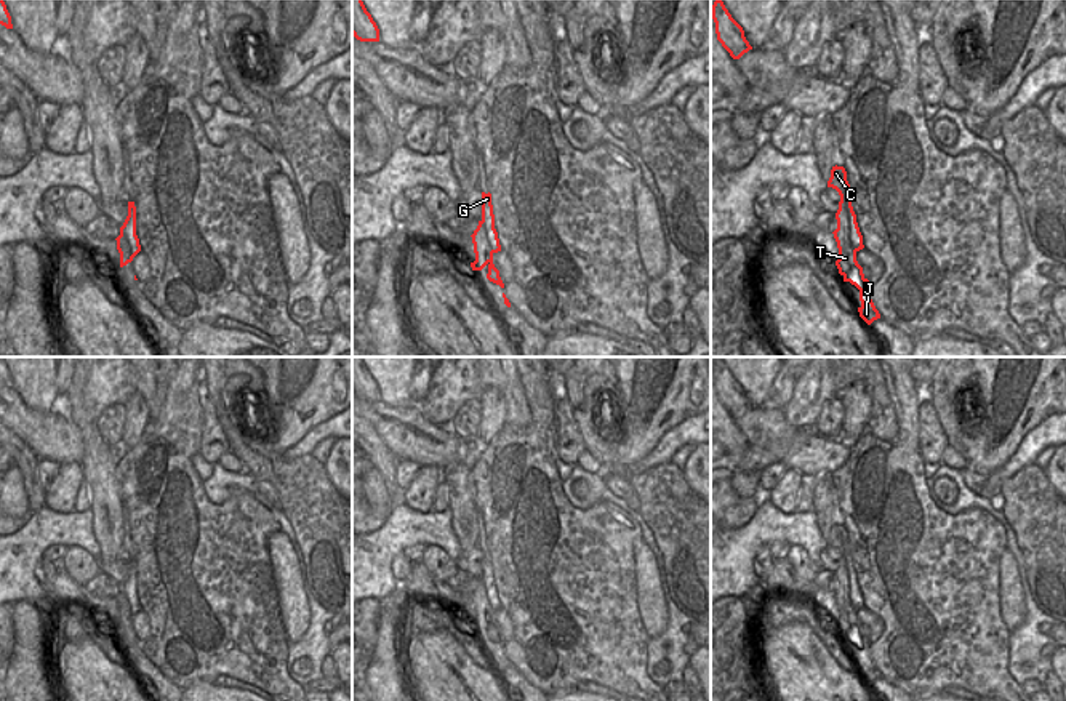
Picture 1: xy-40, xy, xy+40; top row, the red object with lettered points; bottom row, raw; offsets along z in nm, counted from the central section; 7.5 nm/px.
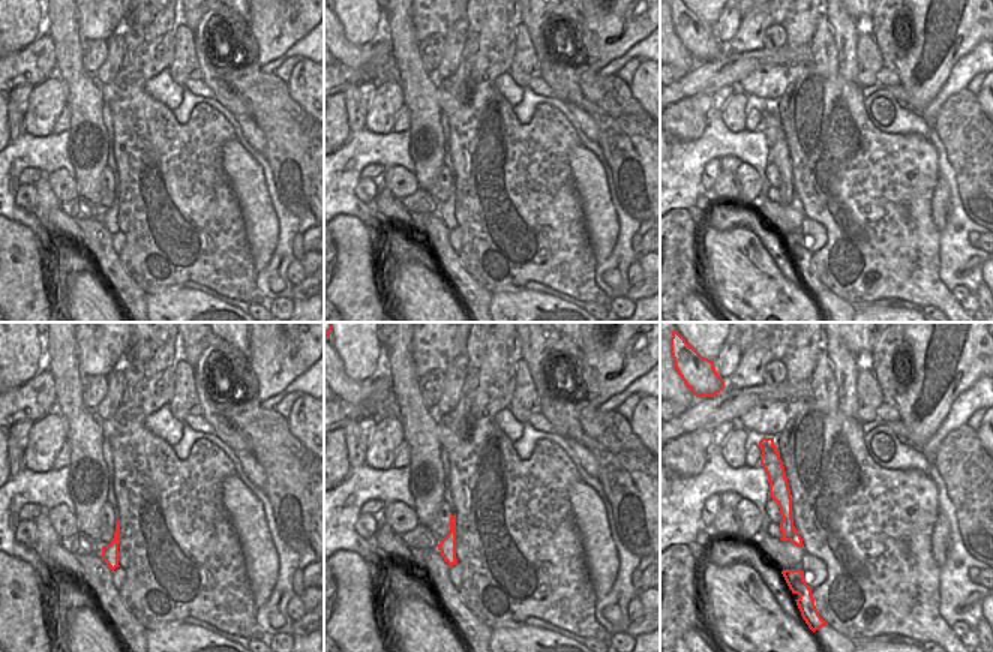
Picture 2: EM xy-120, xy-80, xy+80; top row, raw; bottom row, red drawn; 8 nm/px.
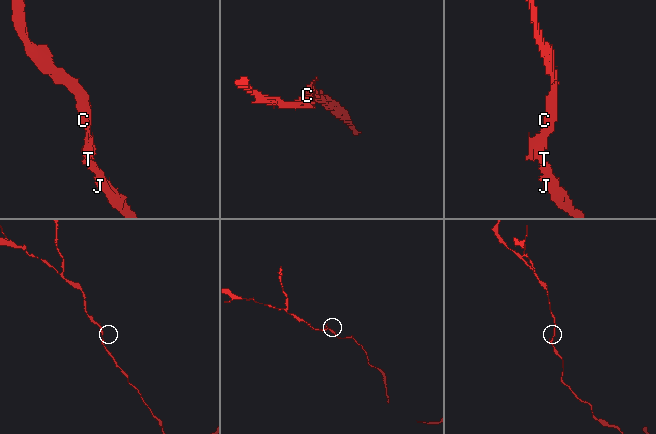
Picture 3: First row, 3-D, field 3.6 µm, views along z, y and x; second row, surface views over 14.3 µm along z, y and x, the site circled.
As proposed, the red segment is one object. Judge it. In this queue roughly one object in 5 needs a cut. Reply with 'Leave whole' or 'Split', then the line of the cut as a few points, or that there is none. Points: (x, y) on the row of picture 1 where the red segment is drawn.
Leave whole. No split

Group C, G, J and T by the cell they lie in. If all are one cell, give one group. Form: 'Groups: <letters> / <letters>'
Groups: C G J T

